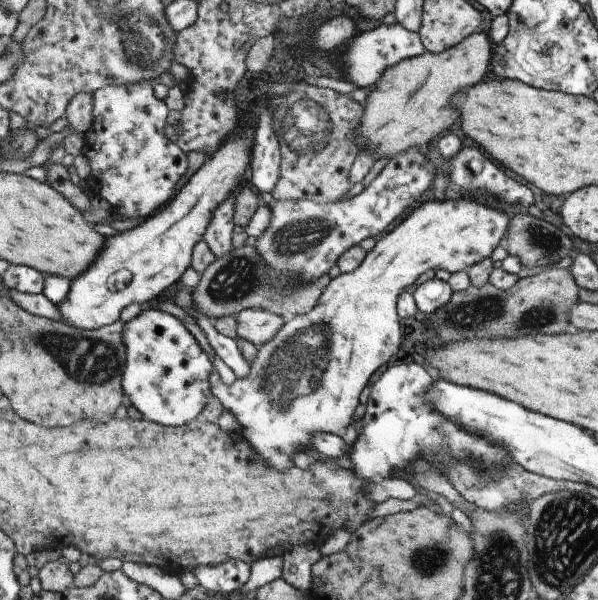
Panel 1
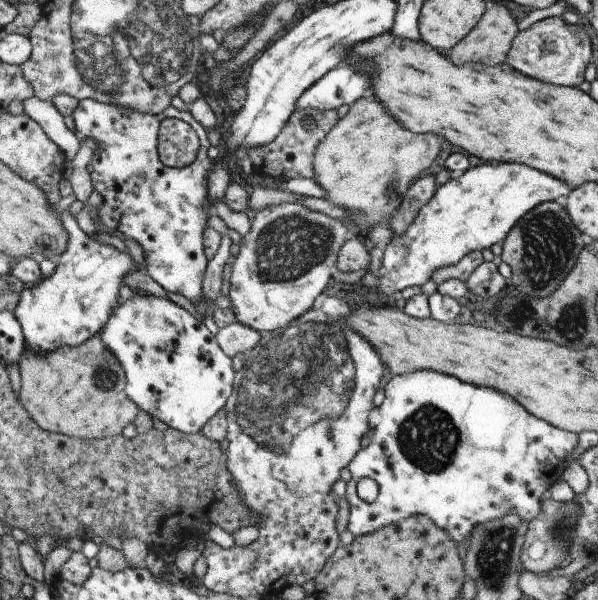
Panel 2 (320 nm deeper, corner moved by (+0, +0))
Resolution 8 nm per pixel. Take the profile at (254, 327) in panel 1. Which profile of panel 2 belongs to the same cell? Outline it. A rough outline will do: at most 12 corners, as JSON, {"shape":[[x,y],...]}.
{"shape":[[239,320],[216,330],[231,358],[249,353],[262,341],[258,330]]}

